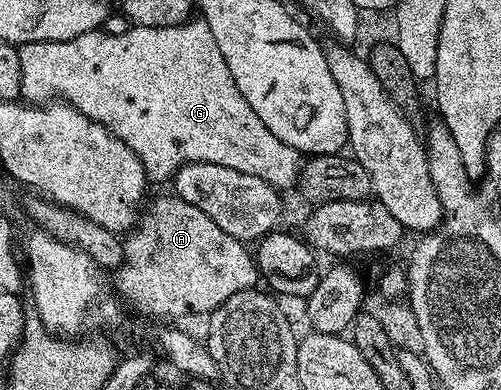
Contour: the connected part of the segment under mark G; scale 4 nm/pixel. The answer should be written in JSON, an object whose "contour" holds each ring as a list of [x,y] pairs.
{"contour":[[[190,19],[184,25],[175,27],[129,27],[126,33],[105,33],[98,31],[79,35],[75,39],[66,41],[36,41],[30,45],[24,46],[20,50],[21,54],[21,92],[24,100],[29,103],[45,103],[50,99],[60,99],[62,102],[75,106],[83,115],[95,119],[99,124],[105,125],[114,133],[139,159],[145,168],[145,176],[150,182],[165,181],[168,182],[177,170],[182,169],[187,163],[215,163],[219,167],[231,167],[231,171],[243,171],[243,175],[255,175],[267,183],[271,183],[278,191],[286,191],[298,184],[303,166],[303,154],[295,147],[284,145],[251,111],[251,103],[243,99],[239,87],[235,87],[235,79],[231,79],[231,71],[223,59],[223,51],[219,51],[219,43],[215,43],[215,35],[211,35],[211,27],[207,27],[204,19]]]}

